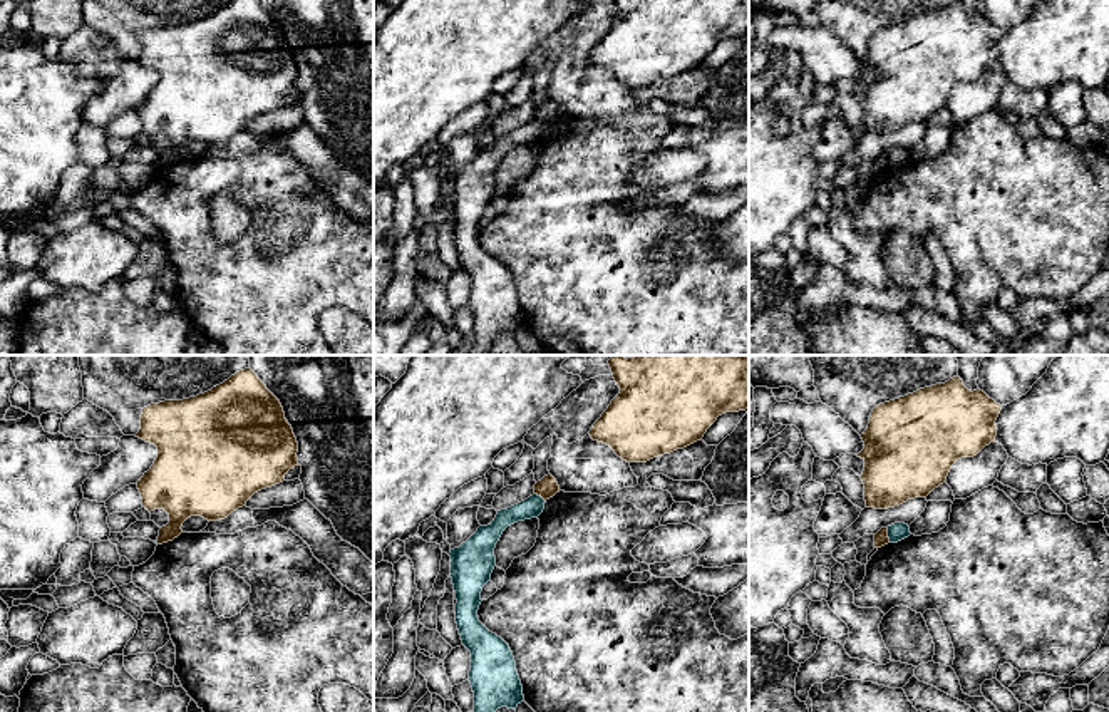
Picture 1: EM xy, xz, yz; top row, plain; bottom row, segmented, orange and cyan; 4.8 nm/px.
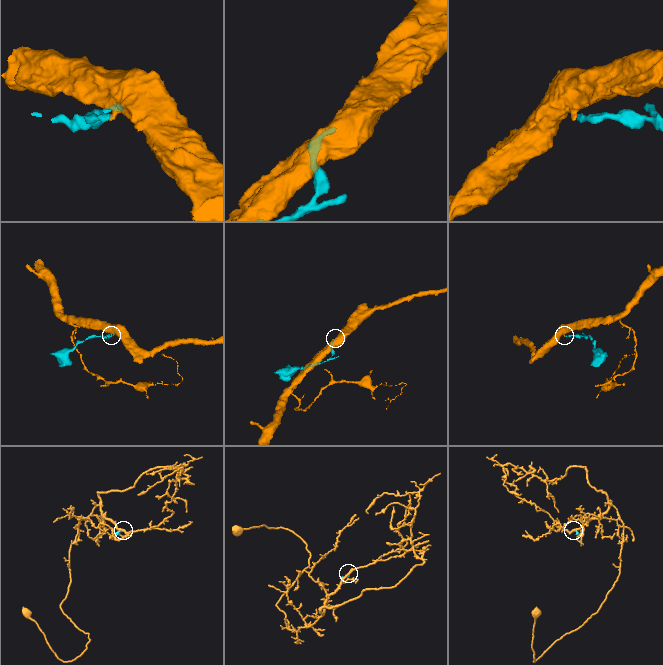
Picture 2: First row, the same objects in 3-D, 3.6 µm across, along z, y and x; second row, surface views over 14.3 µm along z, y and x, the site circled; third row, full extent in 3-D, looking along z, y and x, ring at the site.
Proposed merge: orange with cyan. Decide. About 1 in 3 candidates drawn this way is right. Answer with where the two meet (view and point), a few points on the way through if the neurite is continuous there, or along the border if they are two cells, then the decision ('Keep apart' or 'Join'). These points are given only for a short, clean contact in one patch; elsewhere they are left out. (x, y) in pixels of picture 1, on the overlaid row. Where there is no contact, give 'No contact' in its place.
Touches orange at yz (887, 535). Boundary: yz (887, 528), (890, 541). Keep apart

